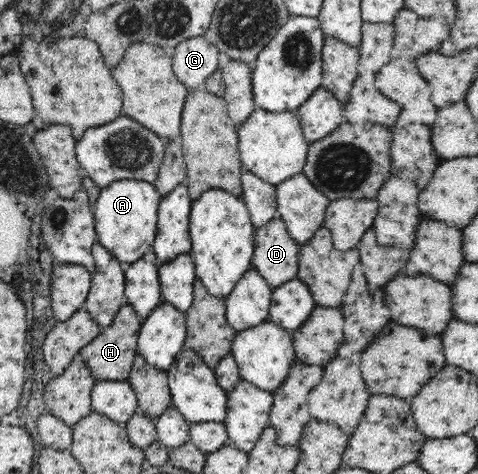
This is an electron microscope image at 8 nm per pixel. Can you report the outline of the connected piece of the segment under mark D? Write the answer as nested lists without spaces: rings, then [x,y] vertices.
[[[278,217],[255,231],[253,269],[272,288],[283,286],[288,280],[298,279],[299,243],[292,239],[285,223]]]

